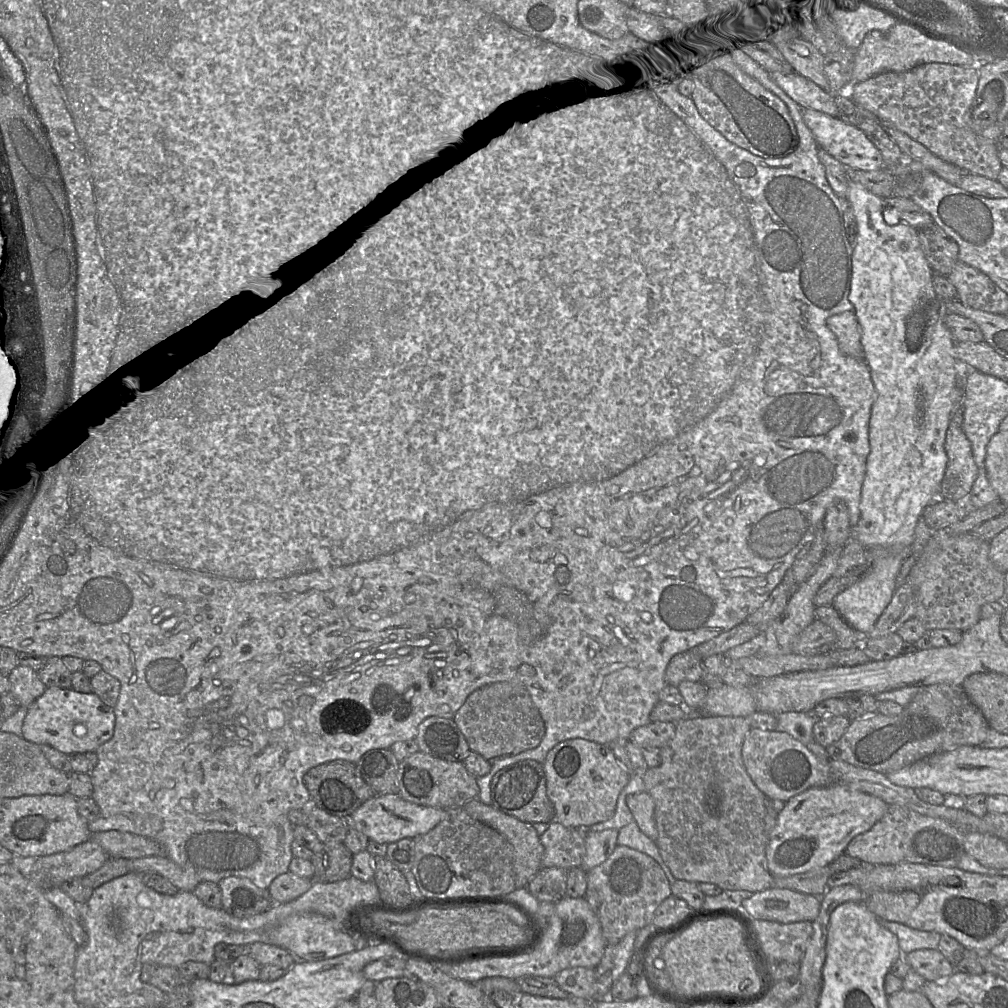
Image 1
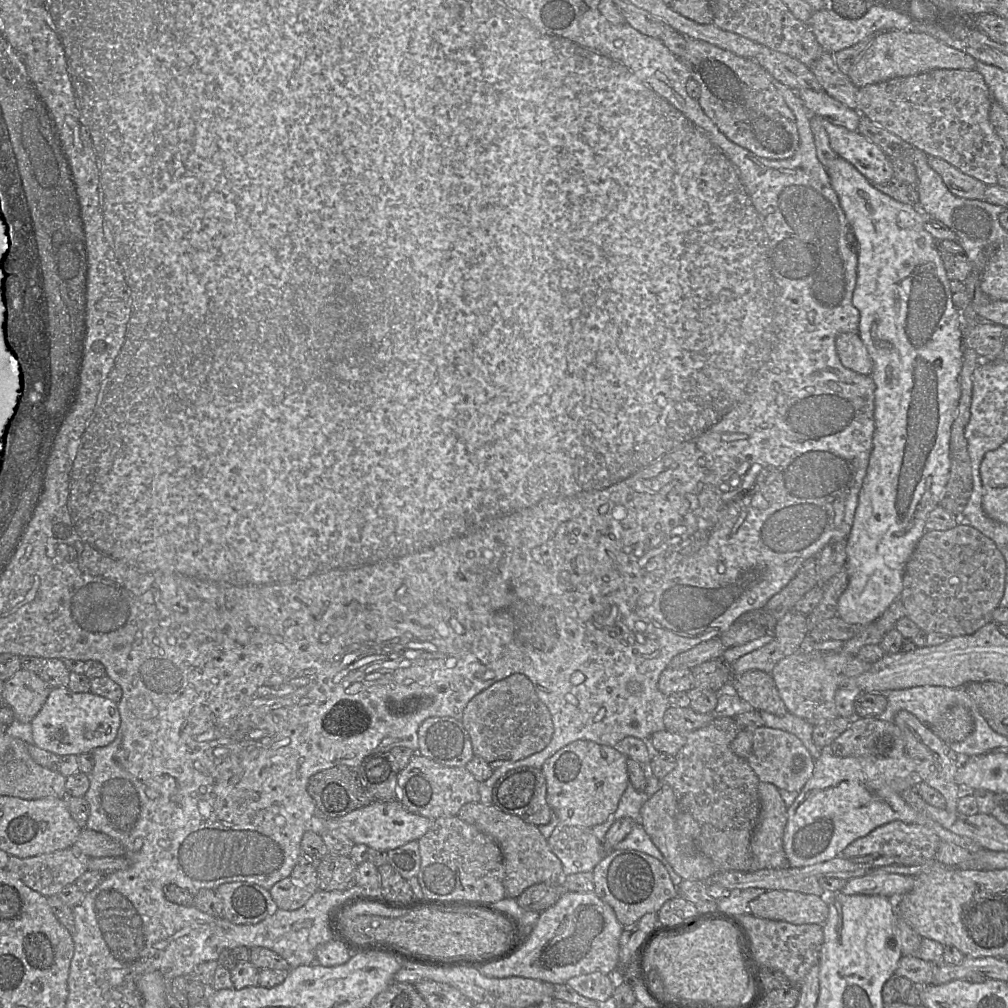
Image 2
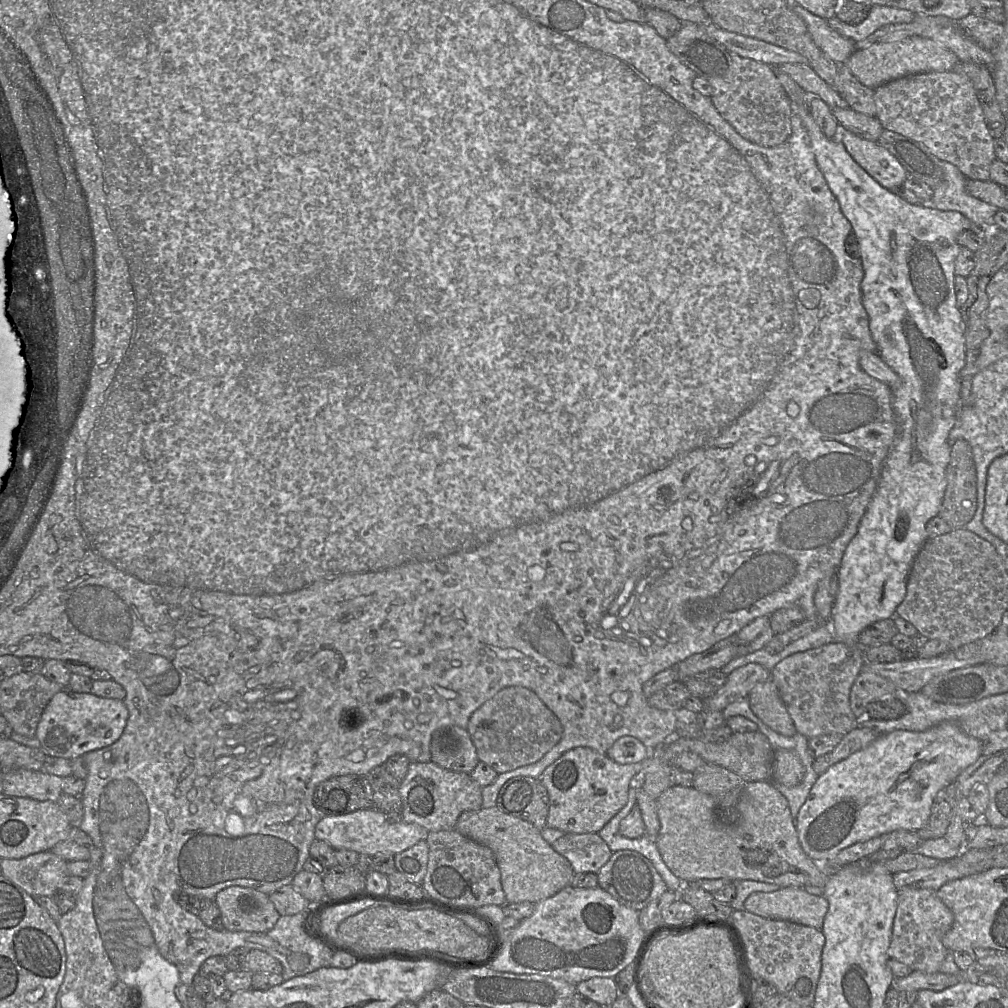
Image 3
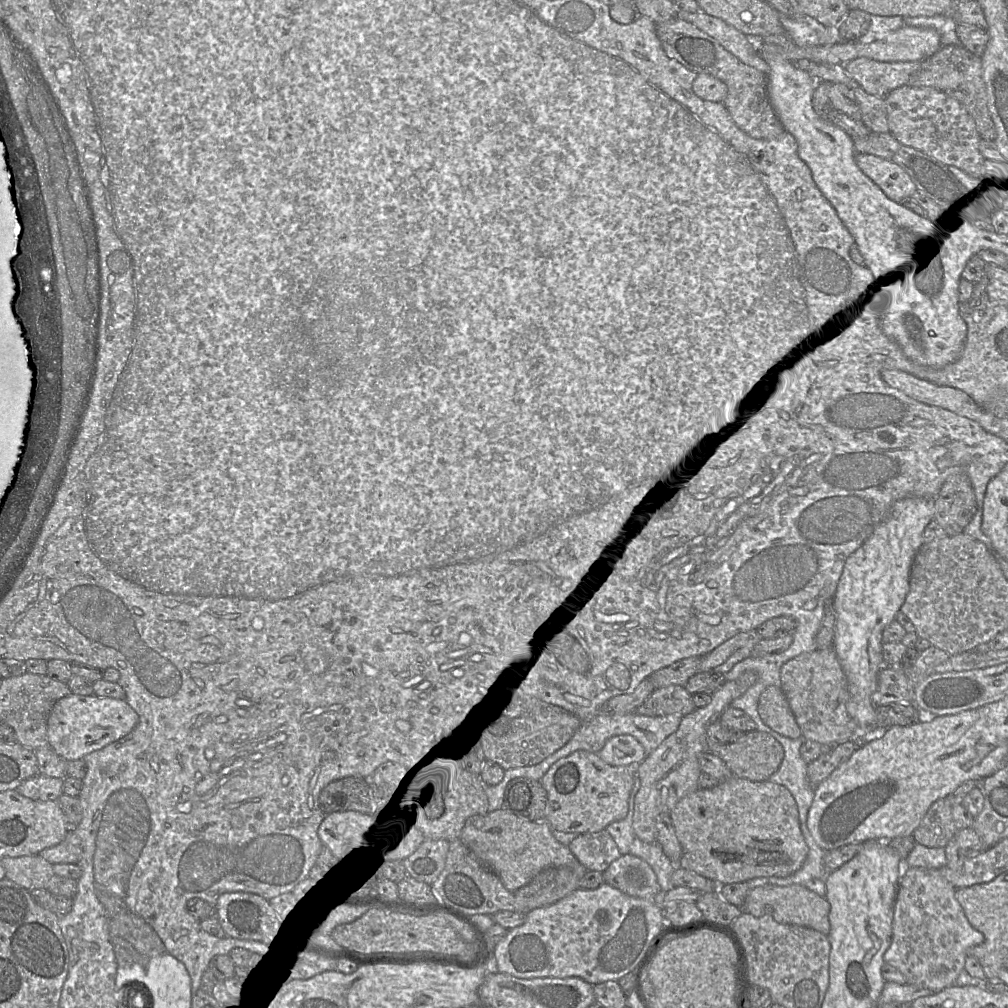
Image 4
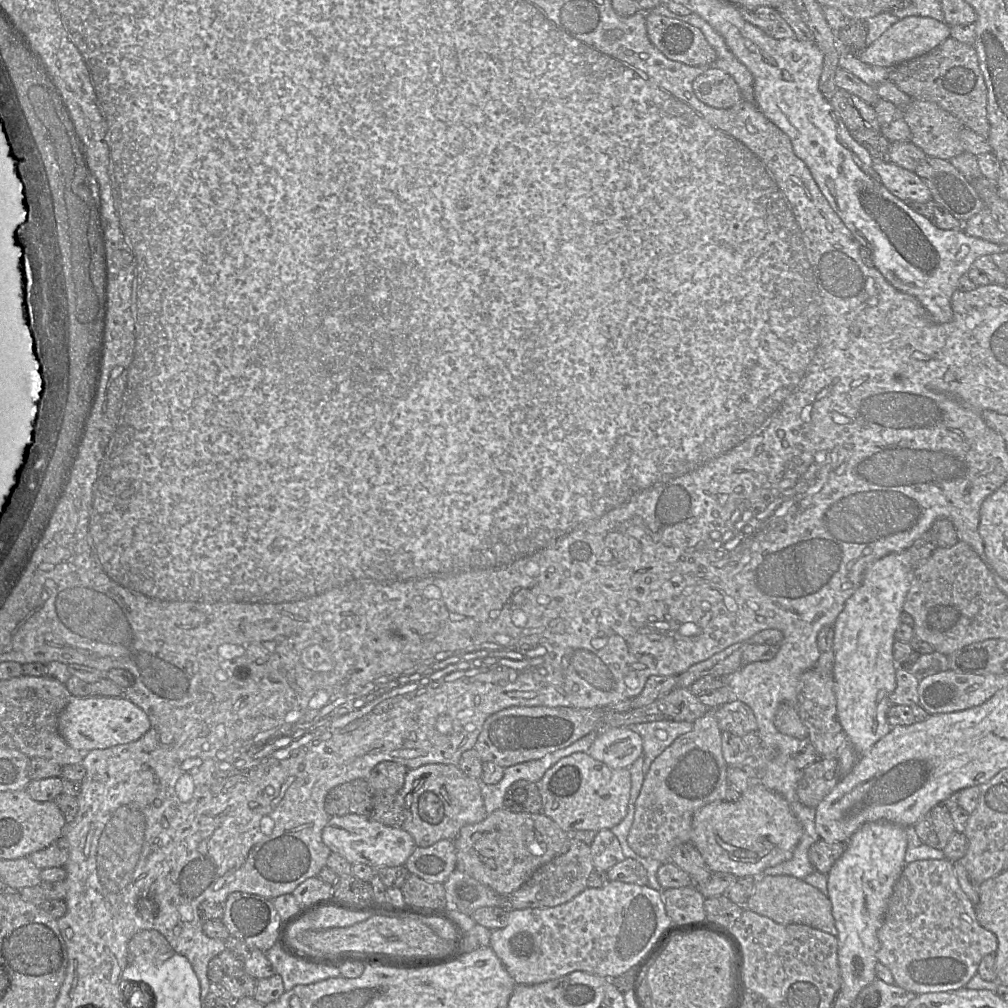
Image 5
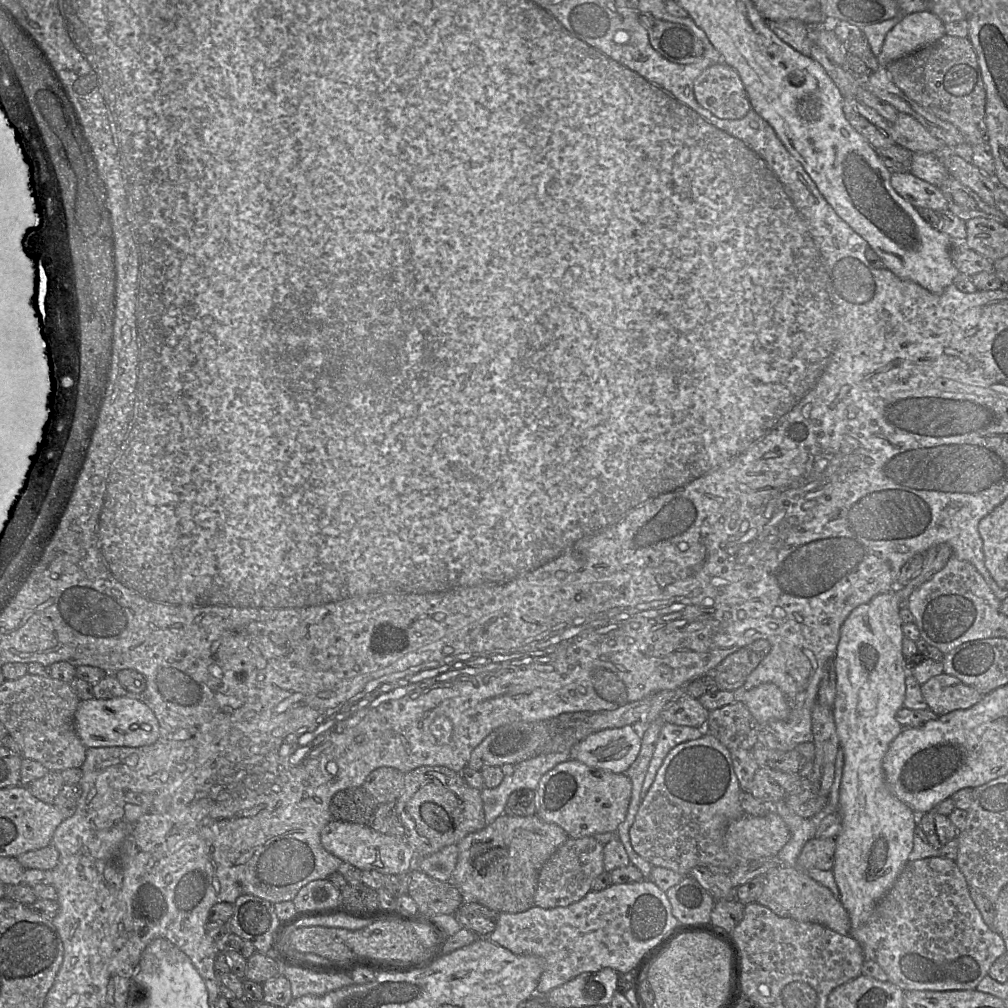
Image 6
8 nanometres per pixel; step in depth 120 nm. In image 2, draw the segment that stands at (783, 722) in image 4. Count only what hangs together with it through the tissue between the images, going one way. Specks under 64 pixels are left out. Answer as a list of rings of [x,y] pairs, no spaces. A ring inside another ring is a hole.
[[[759,670],[747,671],[731,678],[731,689],[756,711],[783,716],[788,711],[771,674]]]

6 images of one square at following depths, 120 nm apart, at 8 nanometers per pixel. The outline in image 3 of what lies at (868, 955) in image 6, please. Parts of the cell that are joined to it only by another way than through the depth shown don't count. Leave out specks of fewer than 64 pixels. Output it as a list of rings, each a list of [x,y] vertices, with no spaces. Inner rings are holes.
[[[911,886],[897,889],[897,909],[888,949],[889,958],[904,963],[913,971],[926,973],[940,971],[948,952],[942,938],[951,929],[953,922],[952,911],[941,901],[936,891]]]

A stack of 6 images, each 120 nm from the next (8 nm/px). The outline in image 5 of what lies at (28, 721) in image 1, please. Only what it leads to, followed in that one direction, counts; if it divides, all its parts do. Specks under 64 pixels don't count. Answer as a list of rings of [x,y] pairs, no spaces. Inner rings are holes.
[[[72,696],[58,718],[59,734],[68,745],[82,753],[135,741],[149,728],[145,712],[124,696]]]

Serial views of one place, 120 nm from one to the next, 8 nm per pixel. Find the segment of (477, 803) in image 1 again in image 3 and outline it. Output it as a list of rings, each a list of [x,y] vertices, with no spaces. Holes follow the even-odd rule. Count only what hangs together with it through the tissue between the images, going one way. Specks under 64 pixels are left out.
[[[498,806],[463,812],[457,821],[455,829],[462,835],[492,850],[500,869],[501,885],[507,903],[539,903],[569,886],[575,875],[570,862],[556,852],[552,845],[542,837],[541,830],[524,819],[505,813]]]

